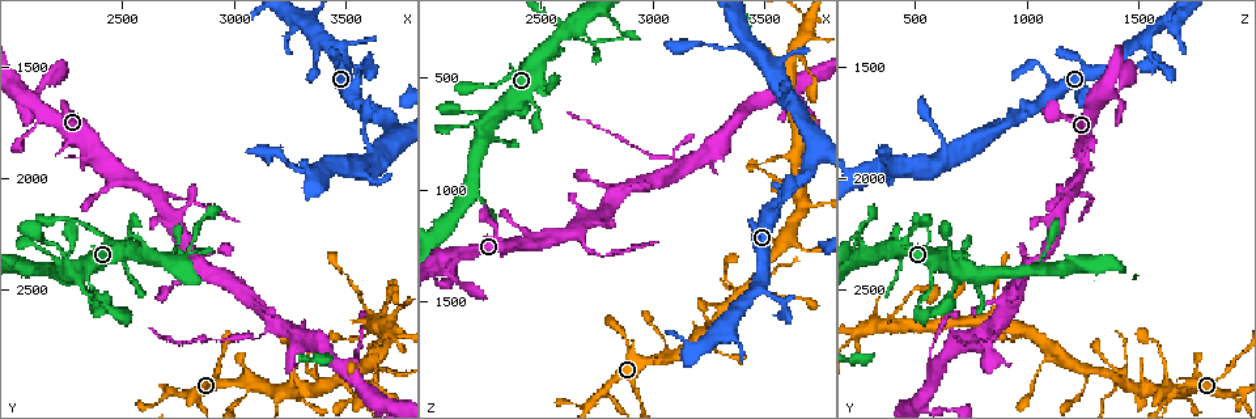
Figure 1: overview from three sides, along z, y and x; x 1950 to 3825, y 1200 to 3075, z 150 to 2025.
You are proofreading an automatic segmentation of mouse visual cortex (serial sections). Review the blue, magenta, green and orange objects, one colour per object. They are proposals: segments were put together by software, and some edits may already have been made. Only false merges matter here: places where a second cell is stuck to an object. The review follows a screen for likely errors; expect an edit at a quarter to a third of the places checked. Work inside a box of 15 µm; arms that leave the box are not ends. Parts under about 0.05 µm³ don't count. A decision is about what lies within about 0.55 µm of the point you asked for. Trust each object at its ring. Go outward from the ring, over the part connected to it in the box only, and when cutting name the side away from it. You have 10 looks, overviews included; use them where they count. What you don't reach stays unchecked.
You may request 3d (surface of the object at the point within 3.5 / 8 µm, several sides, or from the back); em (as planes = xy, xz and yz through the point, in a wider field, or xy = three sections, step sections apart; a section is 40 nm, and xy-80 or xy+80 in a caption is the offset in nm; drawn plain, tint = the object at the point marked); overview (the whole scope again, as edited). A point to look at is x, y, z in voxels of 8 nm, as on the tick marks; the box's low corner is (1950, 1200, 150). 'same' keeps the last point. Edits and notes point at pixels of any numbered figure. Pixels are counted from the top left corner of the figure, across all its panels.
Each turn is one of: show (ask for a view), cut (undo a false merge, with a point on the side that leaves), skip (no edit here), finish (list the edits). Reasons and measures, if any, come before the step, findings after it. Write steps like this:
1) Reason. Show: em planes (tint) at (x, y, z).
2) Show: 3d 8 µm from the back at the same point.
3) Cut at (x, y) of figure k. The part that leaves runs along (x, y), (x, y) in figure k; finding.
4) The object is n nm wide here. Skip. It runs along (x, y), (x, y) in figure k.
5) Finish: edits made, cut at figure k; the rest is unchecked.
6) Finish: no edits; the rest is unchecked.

Three-way junction. Show: 3d 8 µm at (2650, 2080, 1190).

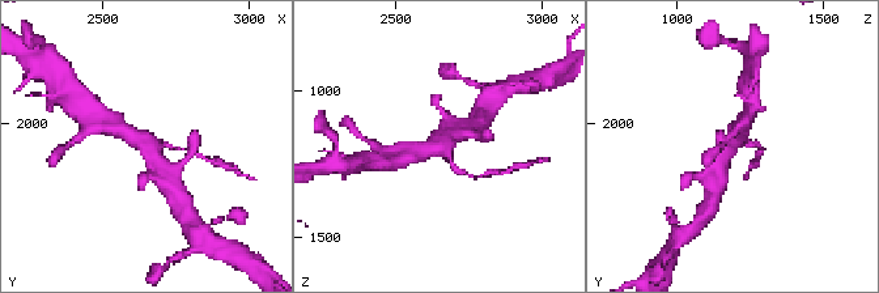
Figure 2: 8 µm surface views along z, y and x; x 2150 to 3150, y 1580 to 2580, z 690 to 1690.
Show: 3d 3.5 µm from the back at (2630, 2070, 1200).

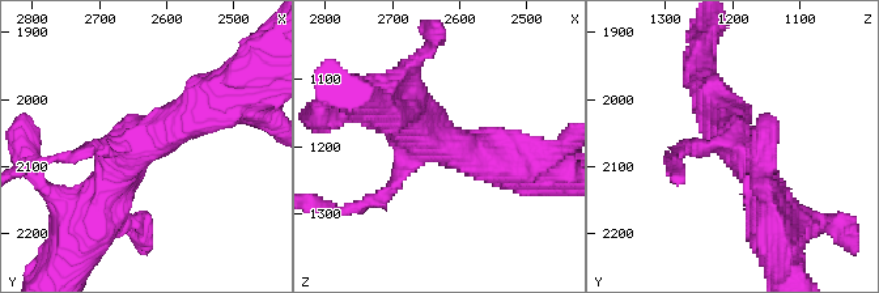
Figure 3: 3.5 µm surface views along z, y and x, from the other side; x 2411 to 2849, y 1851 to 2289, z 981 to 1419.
3 arms meet here; the arms are 150, 450, 500 nm wide; now the EM. Show: em planes (tint) at (2645, 2070, 1190).

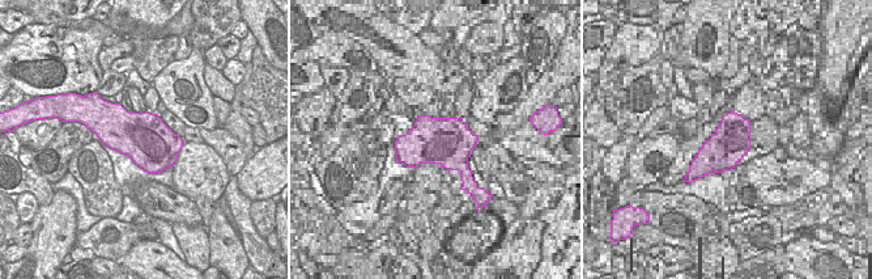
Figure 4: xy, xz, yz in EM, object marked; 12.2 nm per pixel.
Skip. It runs along (209, 107), (145, 140), (93, 216) in figure 3; all the same cell.

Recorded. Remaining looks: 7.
Three arms meet. Show: 3d 8 µm at (3050, 2910, 1770).

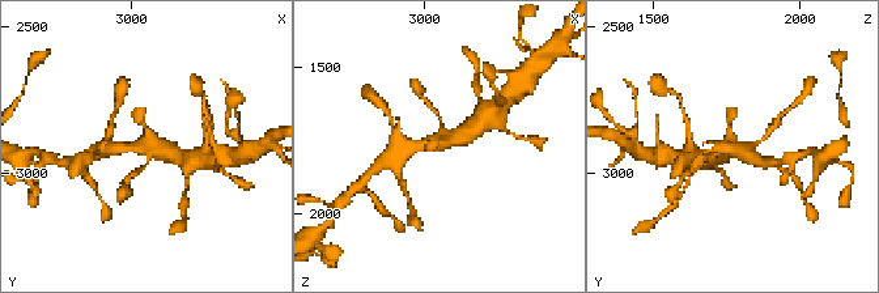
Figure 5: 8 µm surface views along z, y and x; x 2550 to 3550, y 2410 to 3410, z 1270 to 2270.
Show: 3d 3.5 µm at (3040, 2900, 1770).

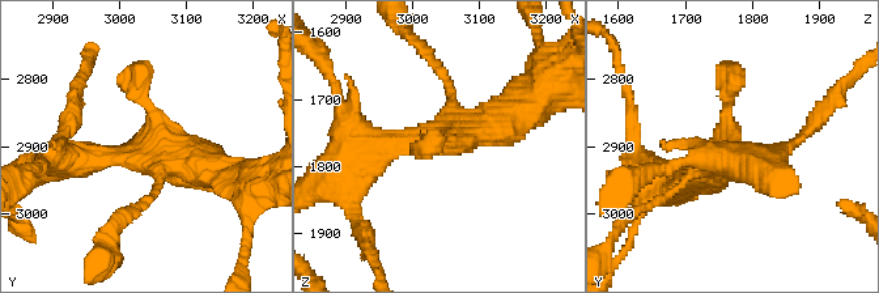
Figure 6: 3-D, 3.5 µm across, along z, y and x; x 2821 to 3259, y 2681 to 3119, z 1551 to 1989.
Skip. It runs along (353, 137), (427, 144), (518, 114) in figure 6; one cell here.

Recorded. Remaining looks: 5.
Show: 3d 3.5 µm at (3150, 2680, 860).

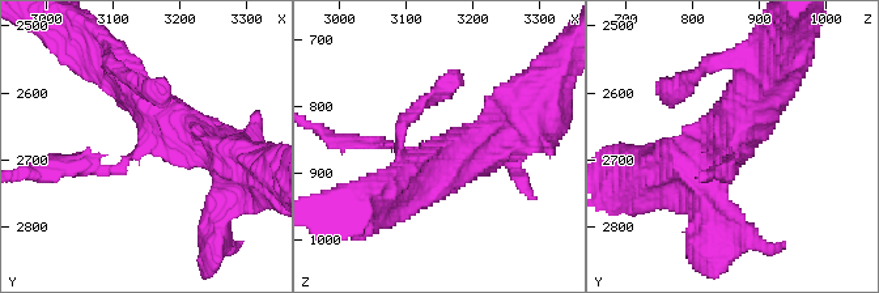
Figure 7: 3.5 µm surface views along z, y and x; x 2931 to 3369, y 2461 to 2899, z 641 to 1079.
3 arms meet here; the arms are 100, 400, 500 nm wide; shape alone is not enough. Show: em planes (tint) at (3155, 2675, 860).

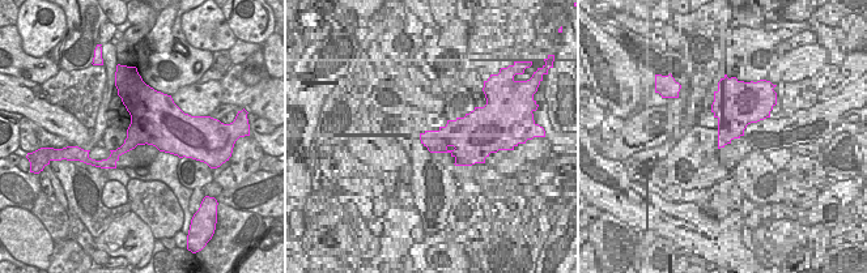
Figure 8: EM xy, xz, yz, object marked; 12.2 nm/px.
The object is 550 nm wide here. Cut at (76, 165) of figure 7. Two cells meet here.

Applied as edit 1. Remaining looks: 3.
Finish: edits made, cut at figure 7; the rest is unchecked.

